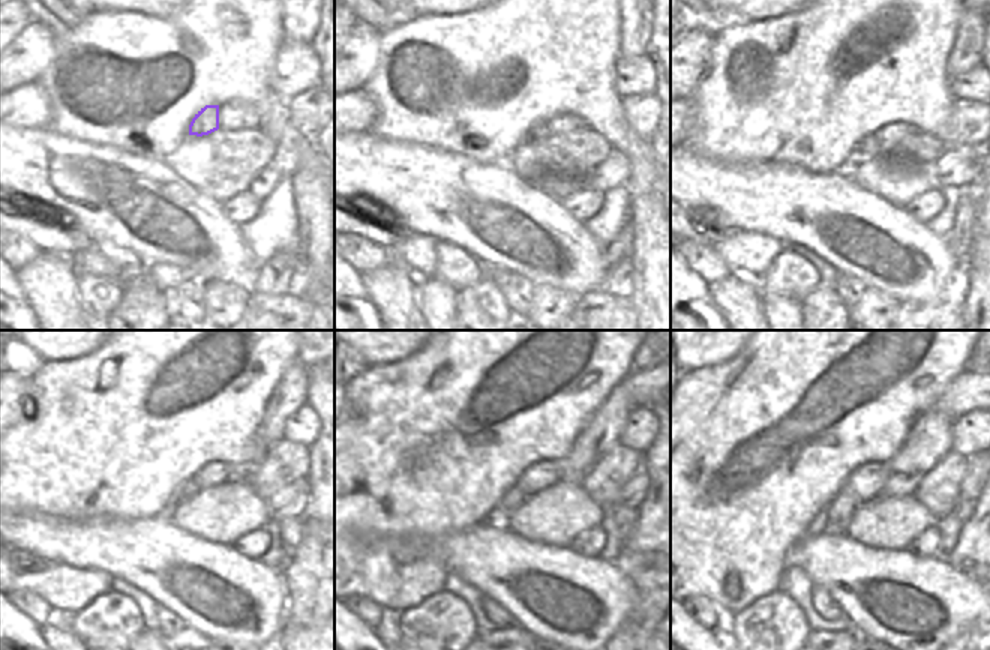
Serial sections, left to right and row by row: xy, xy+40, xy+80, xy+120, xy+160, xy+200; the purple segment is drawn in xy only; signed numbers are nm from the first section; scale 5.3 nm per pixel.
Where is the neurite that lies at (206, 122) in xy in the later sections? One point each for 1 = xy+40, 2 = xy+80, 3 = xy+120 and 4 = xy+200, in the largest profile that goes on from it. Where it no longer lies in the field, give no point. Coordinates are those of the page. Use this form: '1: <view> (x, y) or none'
1: xy+40 (539, 131)
2: xy+80 (869, 147)
3: xy+120 (182, 493)
4: xy+200 (843, 505)

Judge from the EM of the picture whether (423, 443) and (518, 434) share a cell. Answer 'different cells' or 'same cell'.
same cell

